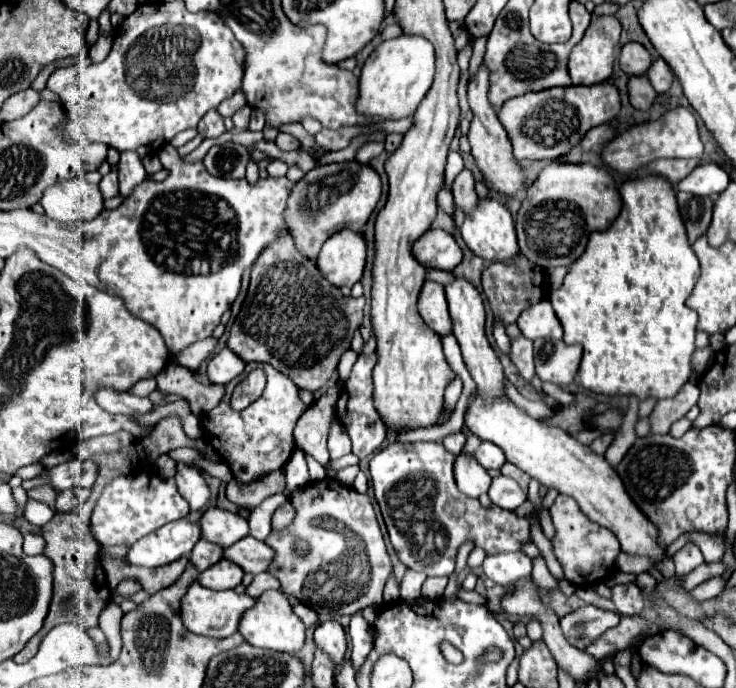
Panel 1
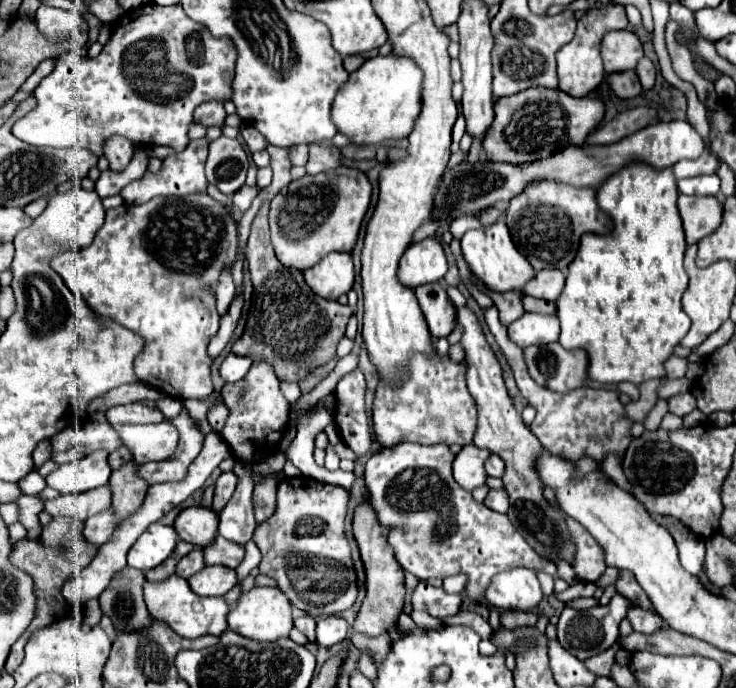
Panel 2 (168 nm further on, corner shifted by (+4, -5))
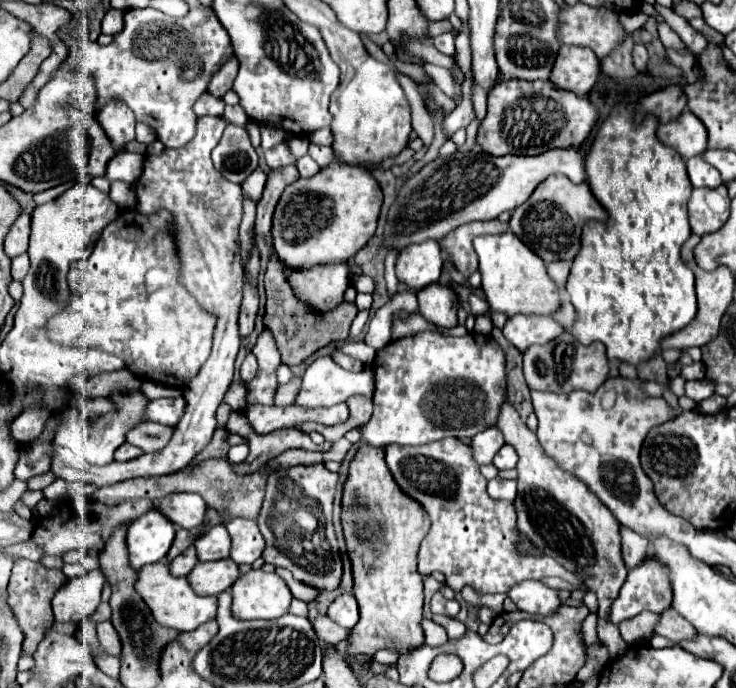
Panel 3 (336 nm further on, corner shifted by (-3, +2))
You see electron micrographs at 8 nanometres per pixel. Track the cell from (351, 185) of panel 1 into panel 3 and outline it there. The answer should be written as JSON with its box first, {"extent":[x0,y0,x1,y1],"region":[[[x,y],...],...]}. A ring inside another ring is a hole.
{"extent":[272,162,380,270],"region":[[[332,162],[316,176],[296,180],[284,190],[274,212],[272,244],[278,260],[290,270],[348,262],[374,236],[380,206],[378,182],[358,166]]]}

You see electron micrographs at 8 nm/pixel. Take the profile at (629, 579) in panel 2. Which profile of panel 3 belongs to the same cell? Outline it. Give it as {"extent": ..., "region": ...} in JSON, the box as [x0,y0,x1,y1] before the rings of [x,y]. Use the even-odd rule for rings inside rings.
{"extent":[620,526,648,568],"region":[[[620,526],[620,536],[622,536],[622,554],[624,554],[624,562],[626,568],[634,568],[642,562],[642,558],[646,558],[646,548],[648,548],[648,540],[638,536],[634,530]]]}

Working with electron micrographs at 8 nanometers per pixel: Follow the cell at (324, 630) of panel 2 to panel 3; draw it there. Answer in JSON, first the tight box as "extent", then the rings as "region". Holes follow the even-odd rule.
{"extent":[328,594,360,628],"region":[[[342,594],[338,596],[330,608],[328,608],[328,616],[342,624],[344,628],[354,628],[360,620],[360,614],[358,614],[358,602],[354,598],[354,594]]]}

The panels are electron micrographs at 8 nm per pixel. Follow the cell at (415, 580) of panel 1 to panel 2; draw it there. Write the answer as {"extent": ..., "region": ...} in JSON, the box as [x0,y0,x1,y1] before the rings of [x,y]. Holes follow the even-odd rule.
{"extent":[411,581,461,617],"region":[[[419,581],[411,597],[411,605],[415,609],[429,611],[433,617],[455,615],[461,609],[461,601],[461,595],[445,593],[445,589],[435,589],[425,581]]]}

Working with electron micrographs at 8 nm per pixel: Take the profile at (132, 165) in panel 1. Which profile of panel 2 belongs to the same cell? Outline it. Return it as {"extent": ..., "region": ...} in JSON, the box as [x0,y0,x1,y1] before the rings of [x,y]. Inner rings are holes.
{"extent":[105,135,133,171],"region":[[[119,135],[115,139],[107,139],[105,157],[109,159],[109,167],[113,171],[123,171],[131,163],[133,145],[127,143],[127,139],[119,139]]]}

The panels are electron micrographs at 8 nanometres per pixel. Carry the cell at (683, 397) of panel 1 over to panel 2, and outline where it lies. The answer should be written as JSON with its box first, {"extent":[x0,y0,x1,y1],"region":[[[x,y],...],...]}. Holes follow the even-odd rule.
{"extent":[669,393,695,417],"region":[[[681,393],[681,395],[673,395],[669,399],[669,413],[685,417],[689,411],[693,411],[695,405],[695,397],[691,393]]]}

